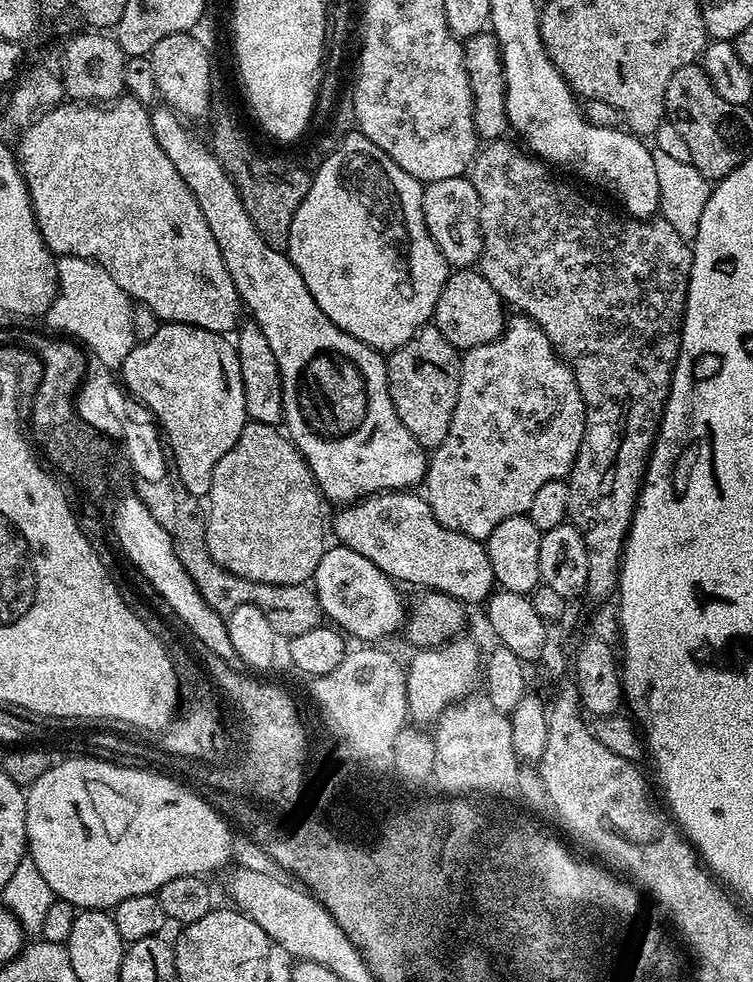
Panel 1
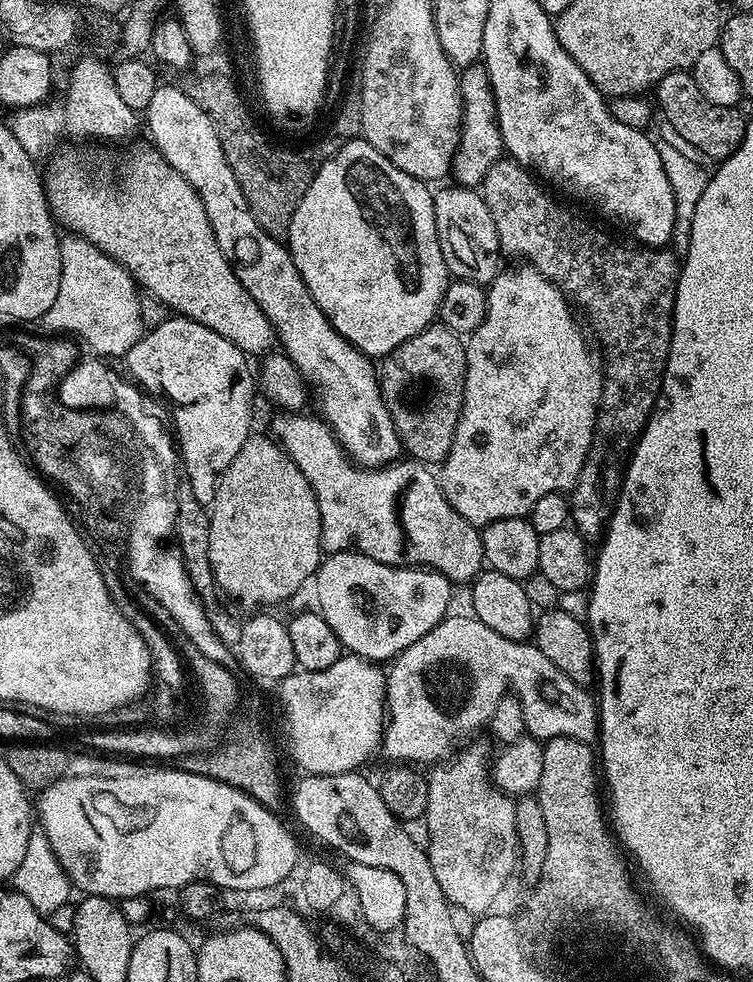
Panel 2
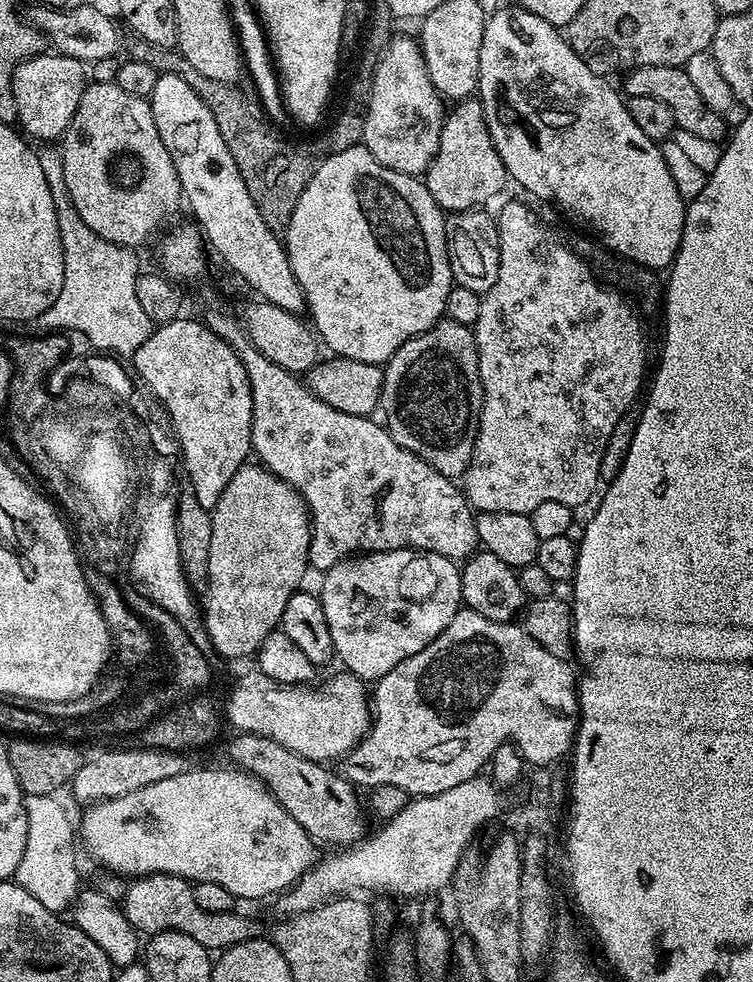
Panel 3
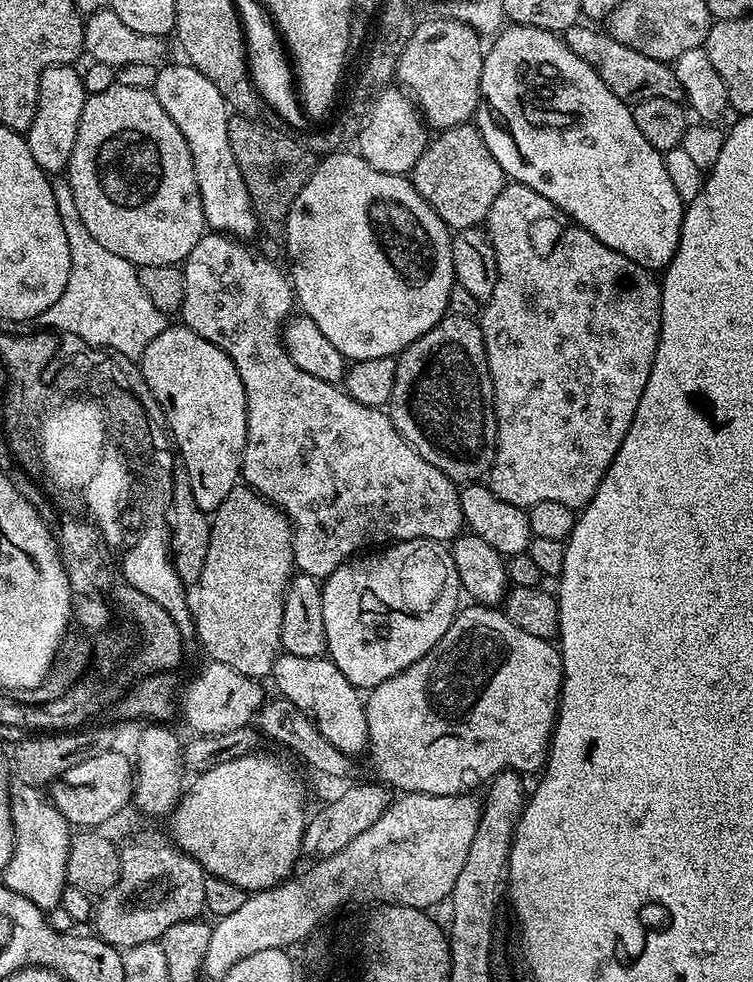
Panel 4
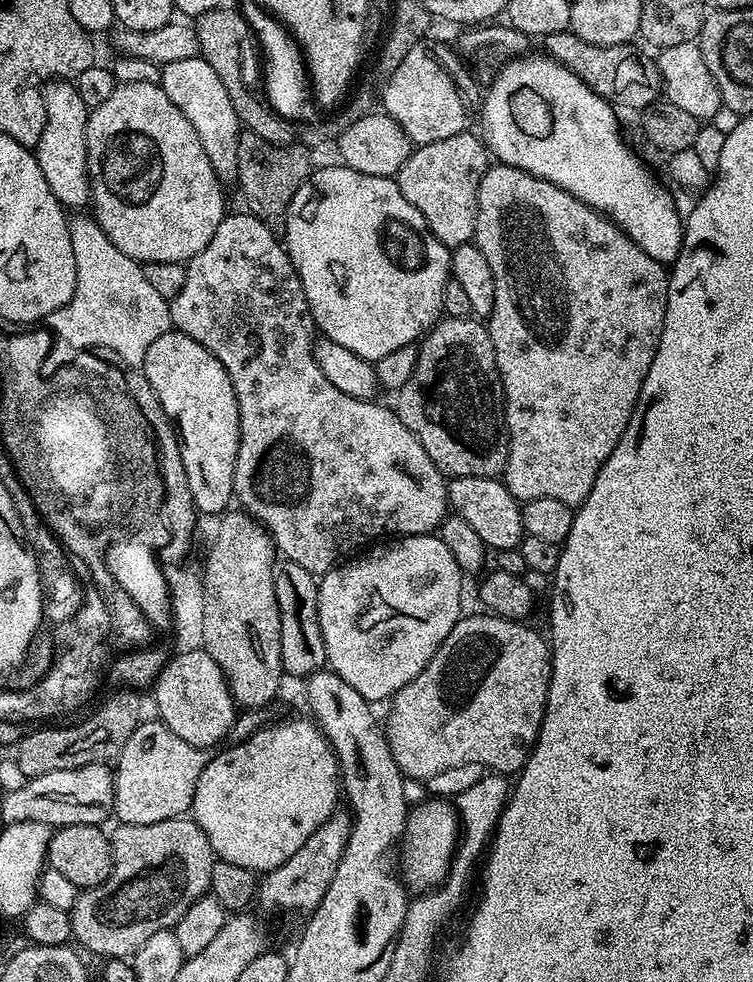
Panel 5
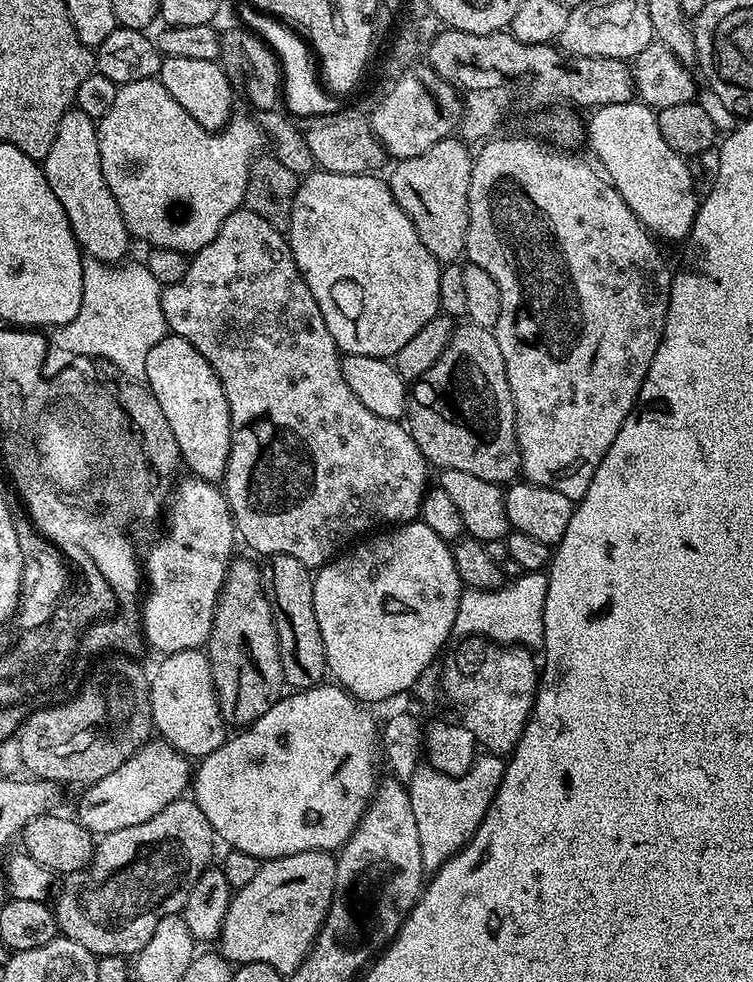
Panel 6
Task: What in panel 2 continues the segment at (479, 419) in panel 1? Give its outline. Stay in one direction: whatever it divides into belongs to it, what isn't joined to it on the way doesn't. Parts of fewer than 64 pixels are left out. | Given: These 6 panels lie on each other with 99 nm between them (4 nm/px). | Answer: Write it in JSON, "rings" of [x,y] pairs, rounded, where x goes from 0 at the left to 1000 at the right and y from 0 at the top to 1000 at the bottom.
{"rings":[[[671,272],[659,280],[659,284],[653,286],[645,297],[648,311],[643,326],[620,343],[616,352],[619,385],[616,386],[616,408],[611,419],[611,429],[603,438],[603,450],[598,454],[595,464],[582,477],[584,498],[592,503],[598,515],[603,515],[603,519],[608,519],[608,523],[614,523],[614,527],[619,527],[619,532],[633,536],[661,532],[667,527],[700,526],[707,520],[709,511],[714,511],[714,507],[725,507],[725,503],[737,501],[753,502],[764,497],[765,489],[781,470],[781,462],[789,455],[786,447],[793,447],[794,444],[794,416],[802,400],[802,384],[805,382],[798,364],[790,353],[786,355],[781,351],[781,346],[776,343],[769,328],[760,323],[761,311],[745,293],[733,285],[725,284],[713,273],[691,272],[696,273]]]}

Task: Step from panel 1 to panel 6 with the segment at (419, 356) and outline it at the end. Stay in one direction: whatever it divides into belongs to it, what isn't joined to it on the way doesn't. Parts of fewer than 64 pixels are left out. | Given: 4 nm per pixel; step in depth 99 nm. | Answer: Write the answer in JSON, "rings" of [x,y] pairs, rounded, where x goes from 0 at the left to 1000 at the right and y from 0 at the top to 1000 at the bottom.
{"rings":[[[612,330],[587,356],[587,365],[546,392],[539,428],[570,474],[619,479],[619,483],[669,495],[692,484],[685,410],[672,385],[672,369],[655,335]]]}

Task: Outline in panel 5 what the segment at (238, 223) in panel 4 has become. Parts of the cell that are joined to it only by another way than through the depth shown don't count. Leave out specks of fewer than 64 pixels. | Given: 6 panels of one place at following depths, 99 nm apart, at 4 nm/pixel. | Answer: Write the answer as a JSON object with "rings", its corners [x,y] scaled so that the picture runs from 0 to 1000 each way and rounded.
{"rings":[[[264,56],[239,63],[226,63],[214,68],[211,87],[218,91],[220,100],[226,100],[226,104],[231,104],[231,108],[236,108],[247,120],[252,120],[252,128],[258,128],[263,145],[268,145],[268,153],[274,153],[274,161],[279,161],[279,169],[284,169],[291,183],[312,184],[321,127],[313,119],[311,105],[284,69]]]}

